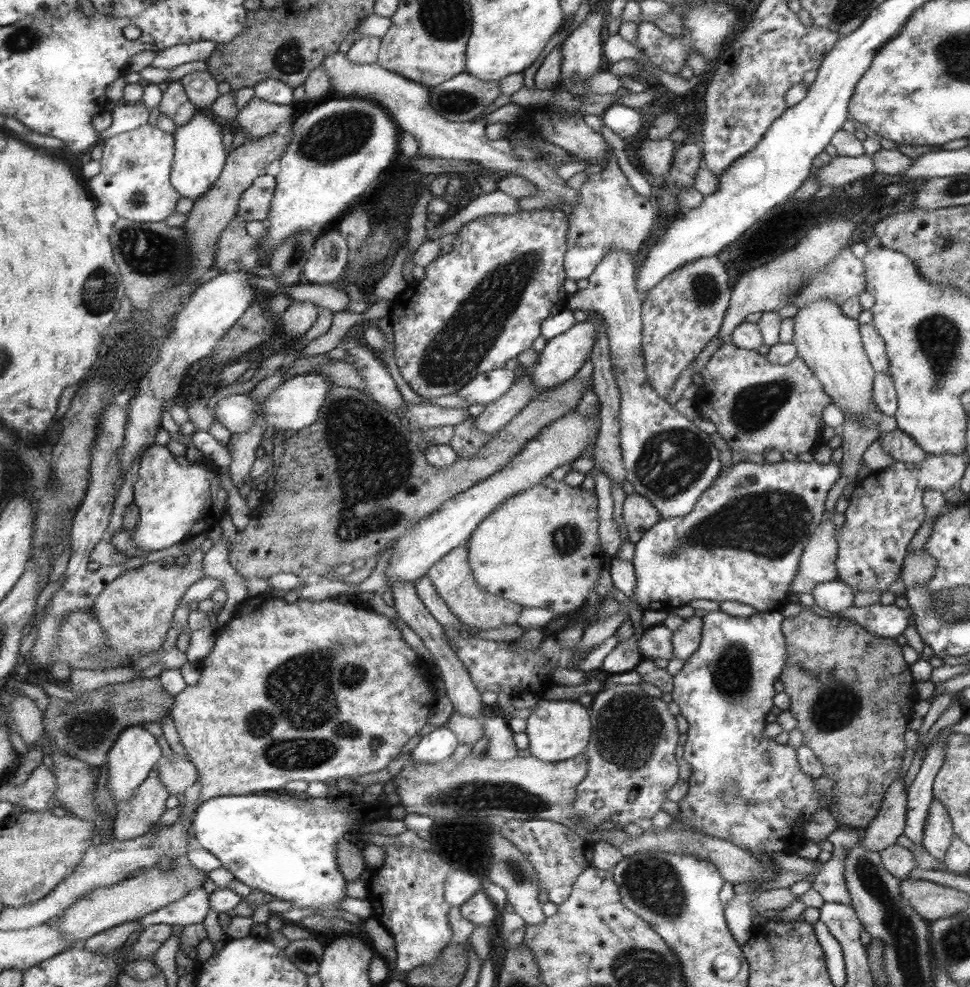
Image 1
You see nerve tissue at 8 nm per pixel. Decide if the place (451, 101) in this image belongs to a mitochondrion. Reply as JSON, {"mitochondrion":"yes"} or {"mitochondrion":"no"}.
{"mitochondrion":"yes"}

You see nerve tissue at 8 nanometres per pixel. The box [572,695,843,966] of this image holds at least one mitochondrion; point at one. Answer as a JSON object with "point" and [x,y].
{"point":[651,883]}

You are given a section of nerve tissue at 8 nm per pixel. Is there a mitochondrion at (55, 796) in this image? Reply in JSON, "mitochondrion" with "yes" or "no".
{"mitochondrion":"no"}

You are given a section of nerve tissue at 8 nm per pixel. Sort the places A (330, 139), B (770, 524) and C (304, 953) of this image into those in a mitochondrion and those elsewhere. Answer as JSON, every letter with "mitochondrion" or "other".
{"A":"mitochondrion","B":"mitochondrion","C":"mitochondrion"}

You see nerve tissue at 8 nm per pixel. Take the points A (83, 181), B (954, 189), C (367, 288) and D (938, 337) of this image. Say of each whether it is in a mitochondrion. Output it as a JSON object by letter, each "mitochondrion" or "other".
{"A":"other","B":"mitochondrion","C":"other","D":"mitochondrion"}

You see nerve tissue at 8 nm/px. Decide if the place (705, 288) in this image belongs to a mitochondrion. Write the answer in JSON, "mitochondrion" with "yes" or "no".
{"mitochondrion":"yes"}

